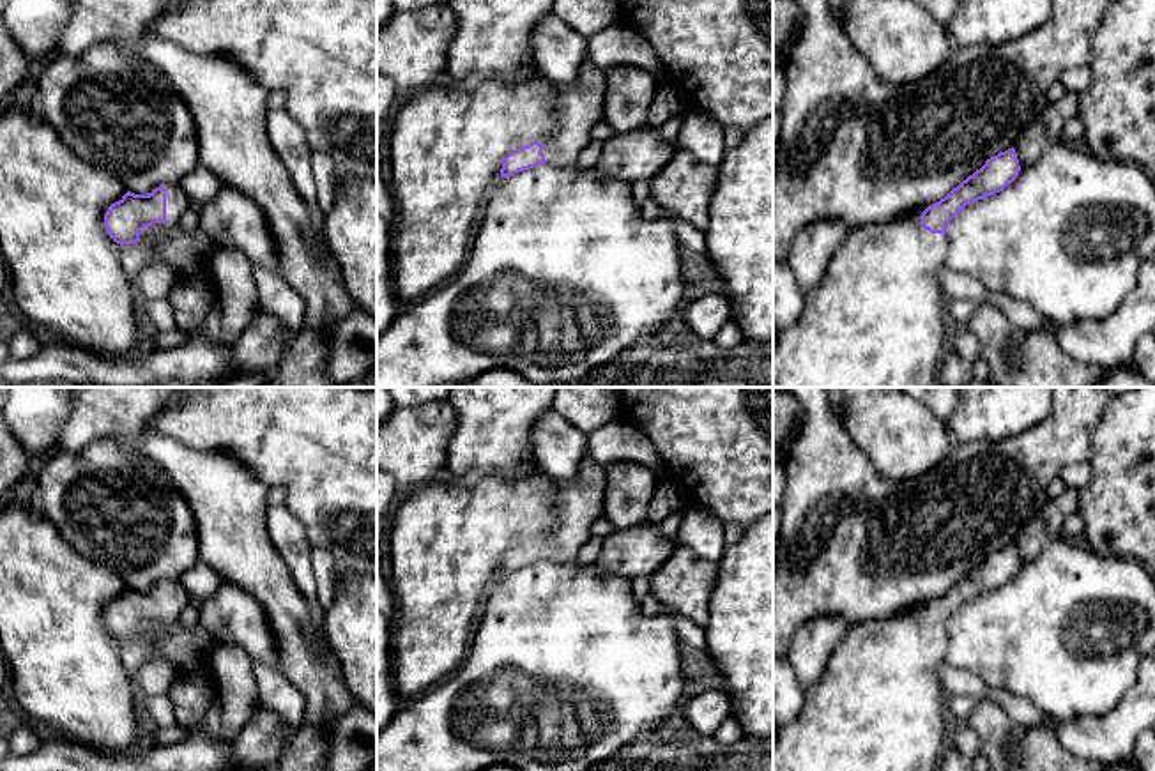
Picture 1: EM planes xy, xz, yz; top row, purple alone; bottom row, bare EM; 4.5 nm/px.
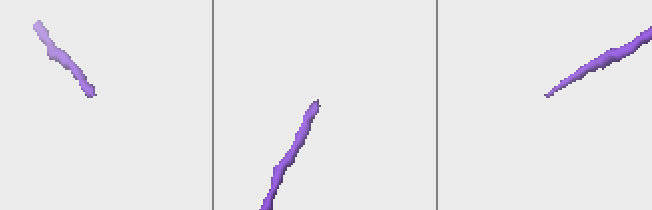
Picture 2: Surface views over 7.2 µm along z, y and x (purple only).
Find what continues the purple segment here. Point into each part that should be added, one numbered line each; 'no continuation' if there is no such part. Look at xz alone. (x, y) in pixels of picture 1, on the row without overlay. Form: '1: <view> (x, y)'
1: xz (446, 540)

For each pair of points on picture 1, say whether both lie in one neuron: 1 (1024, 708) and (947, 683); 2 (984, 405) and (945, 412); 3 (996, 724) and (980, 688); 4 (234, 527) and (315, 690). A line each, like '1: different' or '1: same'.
1: same
2: different
3: different
4: same

